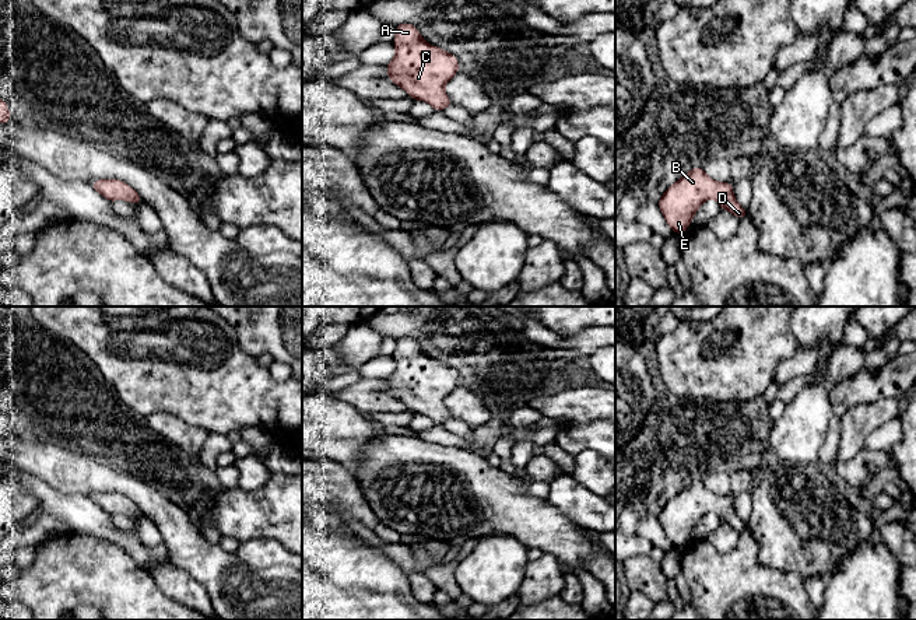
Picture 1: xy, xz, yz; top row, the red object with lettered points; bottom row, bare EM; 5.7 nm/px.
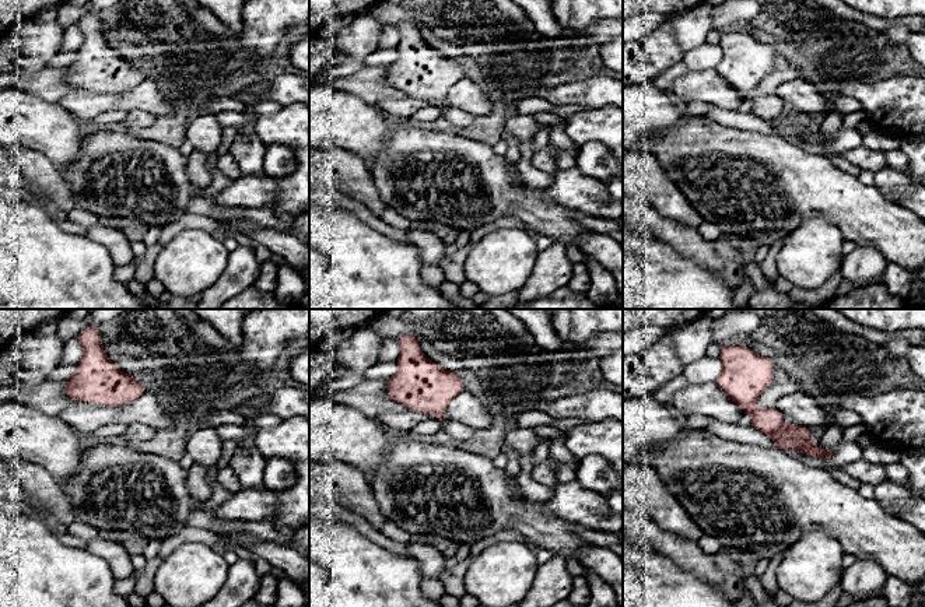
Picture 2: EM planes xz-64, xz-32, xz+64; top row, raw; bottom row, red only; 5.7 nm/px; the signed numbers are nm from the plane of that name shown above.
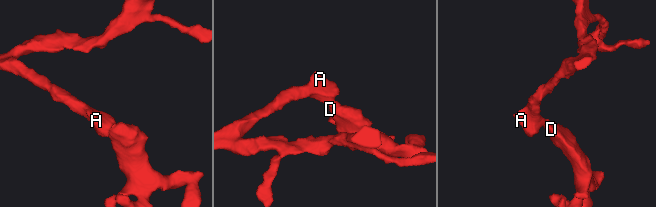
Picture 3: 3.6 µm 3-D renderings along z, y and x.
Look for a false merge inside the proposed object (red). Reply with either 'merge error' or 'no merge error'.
no merge error

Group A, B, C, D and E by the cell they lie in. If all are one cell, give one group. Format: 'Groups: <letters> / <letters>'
Groups: A B C D E

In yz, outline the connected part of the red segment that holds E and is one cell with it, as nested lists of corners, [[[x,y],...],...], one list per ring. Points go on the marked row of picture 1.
[[[695,167],[673,183],[657,202],[666,223],[673,232],[682,235],[699,206],[716,199],[722,210],[730,211],[738,220],[750,216],[734,197],[731,182],[716,182],[709,178],[702,167]]]

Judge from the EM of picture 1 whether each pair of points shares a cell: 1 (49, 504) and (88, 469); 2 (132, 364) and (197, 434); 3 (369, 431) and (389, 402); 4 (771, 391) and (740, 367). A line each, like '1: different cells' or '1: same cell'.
1: different cells
2: different cells
3: different cells
4: different cells

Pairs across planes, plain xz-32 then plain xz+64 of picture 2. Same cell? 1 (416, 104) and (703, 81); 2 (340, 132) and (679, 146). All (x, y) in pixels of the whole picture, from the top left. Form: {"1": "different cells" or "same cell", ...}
{"1": "different cells", "2": "different cells"}

